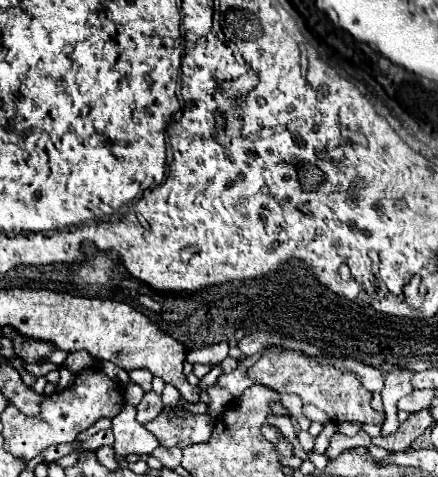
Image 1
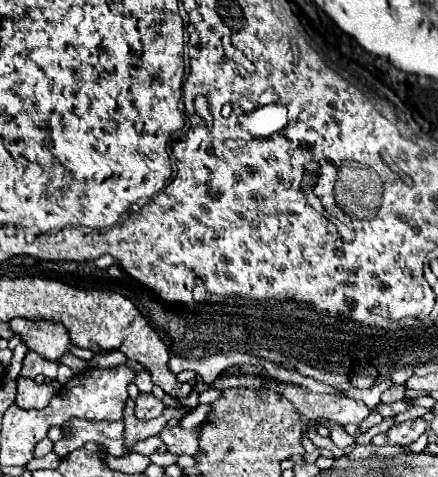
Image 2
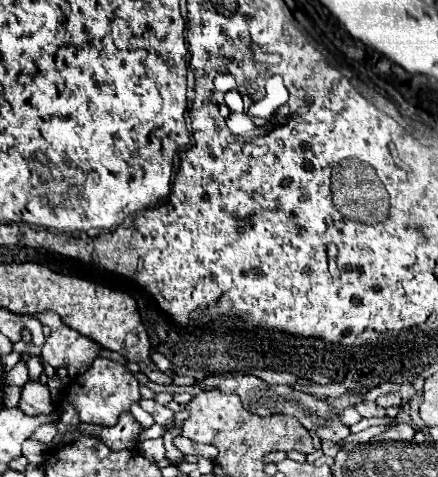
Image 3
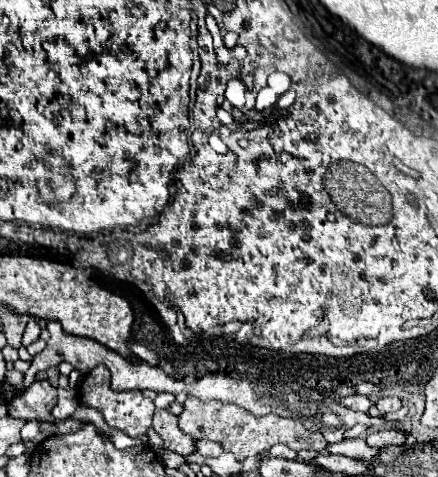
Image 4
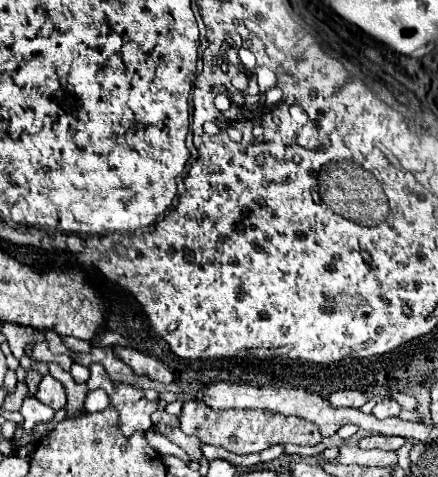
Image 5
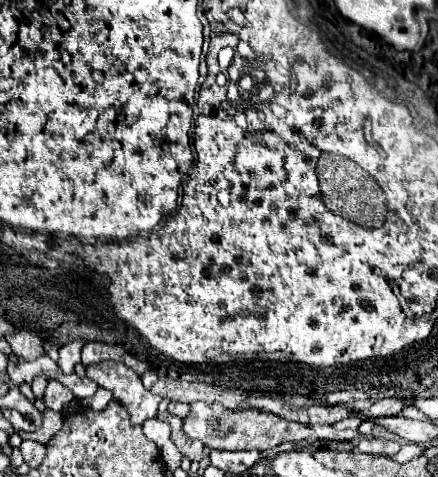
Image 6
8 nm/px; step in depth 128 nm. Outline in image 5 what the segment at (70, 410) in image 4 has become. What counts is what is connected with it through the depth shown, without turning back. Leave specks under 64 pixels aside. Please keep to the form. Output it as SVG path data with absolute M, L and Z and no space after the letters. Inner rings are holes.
M28 396L28 398L24 400L20 412L24 414L24 433L22 438L15 442L16 448L35 443L35 440L32 437L34 424L36 424L36 422L48 422L48 420L52 420L52 416L56 414L56 410L52 410L50 406L38 402L34 396Z

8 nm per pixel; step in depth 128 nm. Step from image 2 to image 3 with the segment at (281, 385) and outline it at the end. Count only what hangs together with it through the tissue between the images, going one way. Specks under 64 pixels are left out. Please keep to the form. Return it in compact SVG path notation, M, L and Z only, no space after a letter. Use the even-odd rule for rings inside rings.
M348 406L348 408L340 410L340 412L338 412L338 416L340 416L340 422L342 422L342 424L346 424L346 426L352 426L352 424L356 424L356 422L360 422L360 420L362 420L362 416L356 412L356 408L354 408L354 406Z

